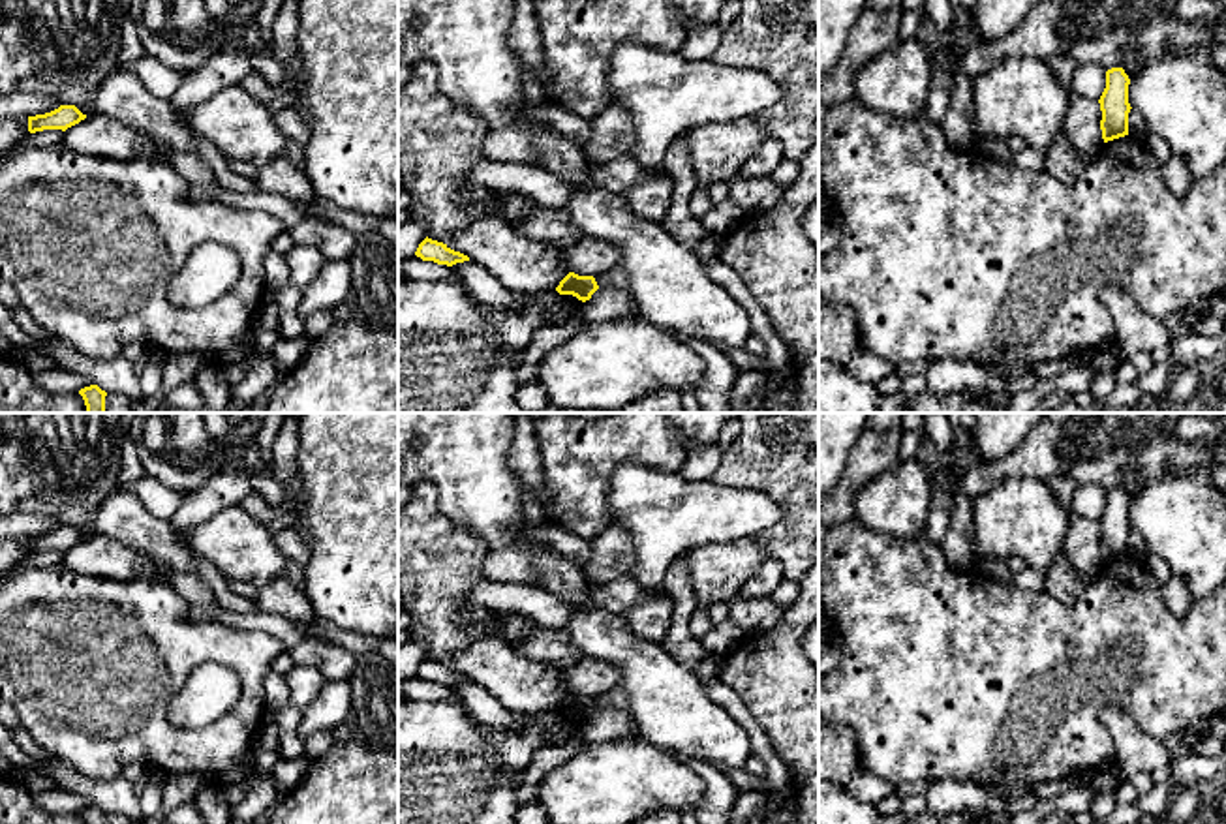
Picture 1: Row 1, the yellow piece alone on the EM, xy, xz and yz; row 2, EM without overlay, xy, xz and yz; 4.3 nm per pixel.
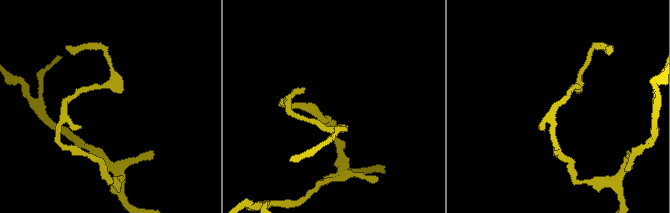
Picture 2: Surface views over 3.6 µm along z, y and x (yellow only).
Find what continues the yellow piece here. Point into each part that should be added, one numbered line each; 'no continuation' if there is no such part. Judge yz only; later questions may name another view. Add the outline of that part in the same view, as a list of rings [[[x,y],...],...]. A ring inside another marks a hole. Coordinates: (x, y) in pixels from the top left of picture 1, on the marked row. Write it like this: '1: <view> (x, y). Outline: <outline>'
no continuation

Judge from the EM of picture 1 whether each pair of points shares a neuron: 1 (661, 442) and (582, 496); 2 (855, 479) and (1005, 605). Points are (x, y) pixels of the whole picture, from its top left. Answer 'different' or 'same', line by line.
1: same
2: different

